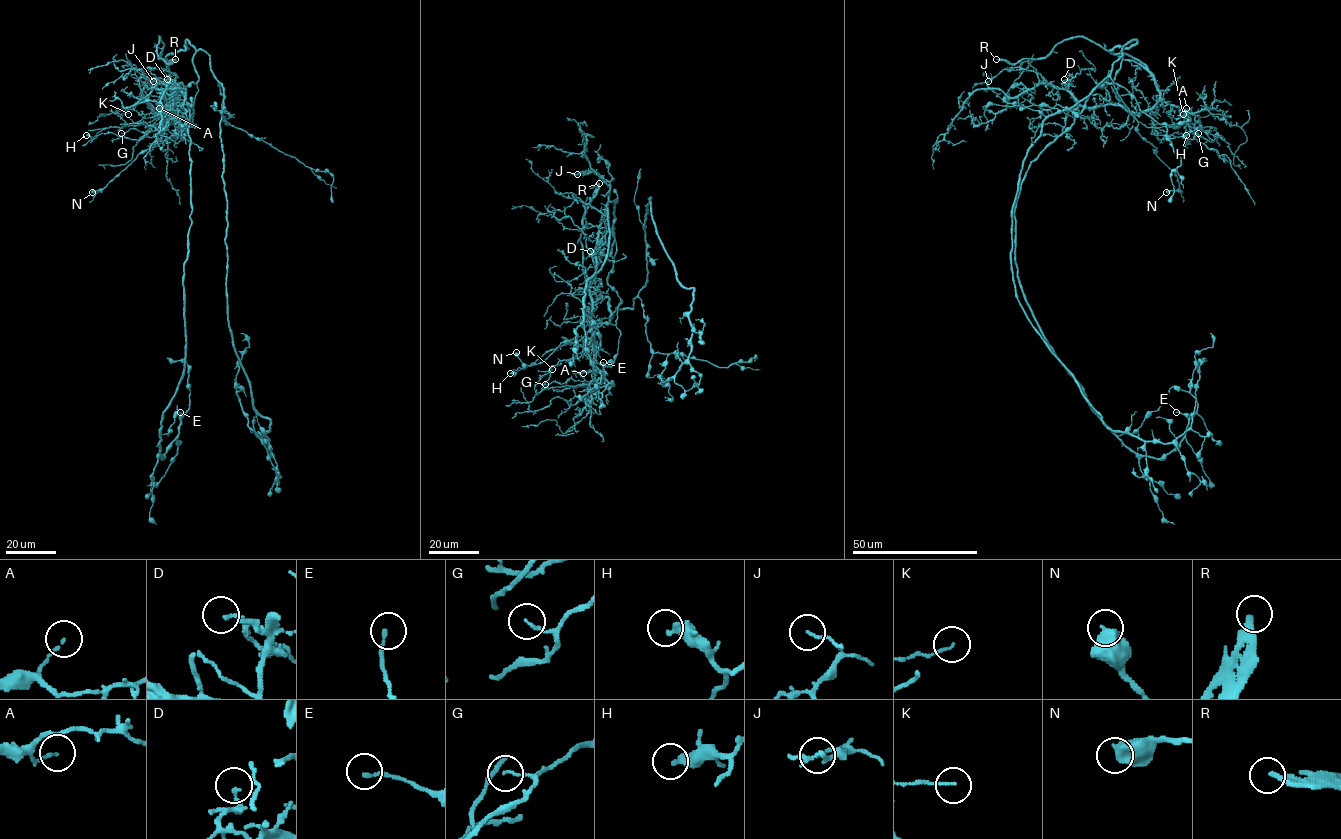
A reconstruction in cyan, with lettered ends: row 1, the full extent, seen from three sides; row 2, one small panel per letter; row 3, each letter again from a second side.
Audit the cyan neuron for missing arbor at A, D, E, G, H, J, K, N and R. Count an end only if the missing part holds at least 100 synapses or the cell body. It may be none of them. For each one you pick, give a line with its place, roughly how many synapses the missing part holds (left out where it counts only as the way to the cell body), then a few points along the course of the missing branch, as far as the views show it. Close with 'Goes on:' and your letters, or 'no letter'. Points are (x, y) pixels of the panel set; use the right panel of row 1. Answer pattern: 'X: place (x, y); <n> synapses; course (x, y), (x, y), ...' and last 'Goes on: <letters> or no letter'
R: place (996, 59); course (996, 59), (984, 53)
Goes on: R

